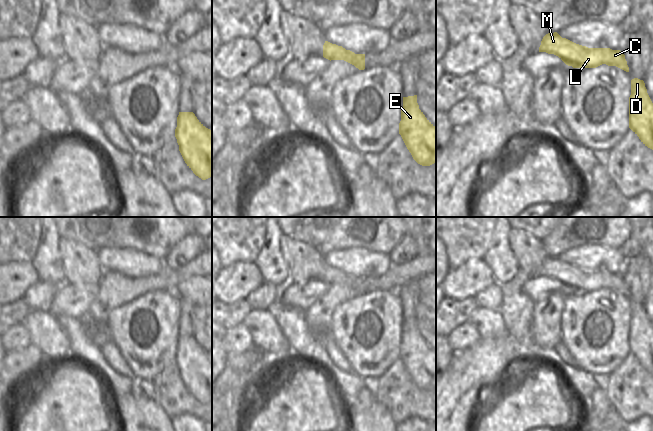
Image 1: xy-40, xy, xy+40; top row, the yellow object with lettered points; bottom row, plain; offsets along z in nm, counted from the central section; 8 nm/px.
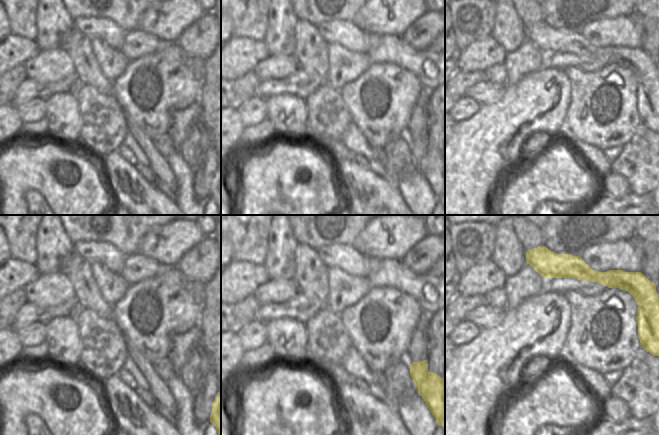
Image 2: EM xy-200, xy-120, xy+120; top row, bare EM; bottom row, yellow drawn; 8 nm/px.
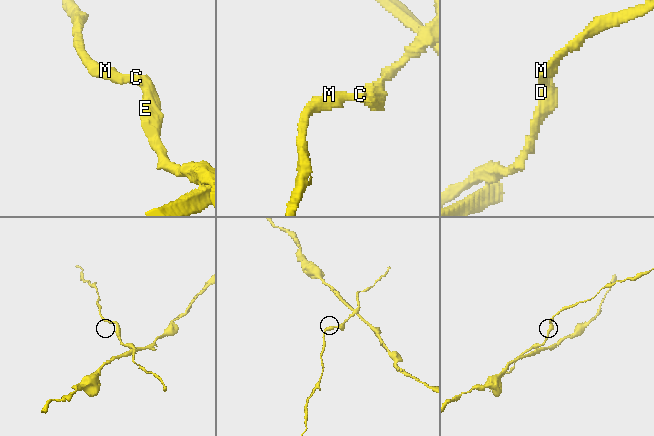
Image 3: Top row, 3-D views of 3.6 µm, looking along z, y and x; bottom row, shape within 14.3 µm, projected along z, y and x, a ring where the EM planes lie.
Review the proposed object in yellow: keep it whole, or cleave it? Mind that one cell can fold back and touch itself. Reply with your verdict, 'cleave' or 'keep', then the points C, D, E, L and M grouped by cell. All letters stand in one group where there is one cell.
cleave; groups C D E L / M

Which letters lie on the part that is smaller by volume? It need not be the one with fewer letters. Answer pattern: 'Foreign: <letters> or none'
Foreign: C, D, E, L

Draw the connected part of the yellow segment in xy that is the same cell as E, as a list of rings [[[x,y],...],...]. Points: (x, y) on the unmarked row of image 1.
[[[417,319],[403,321],[399,358],[418,388],[430,390],[436,386],[436,351],[419,333]]]

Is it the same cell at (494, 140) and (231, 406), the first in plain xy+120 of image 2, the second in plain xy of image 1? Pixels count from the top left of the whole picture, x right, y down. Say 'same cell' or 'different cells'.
same cell

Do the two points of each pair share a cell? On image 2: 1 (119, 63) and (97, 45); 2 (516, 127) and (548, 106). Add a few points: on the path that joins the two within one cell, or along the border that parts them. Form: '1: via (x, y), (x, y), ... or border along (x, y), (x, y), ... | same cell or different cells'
1: via (114, 60), (102, 50) | same cell
2: via (524, 119), (537, 106), (540, 106) | same cell

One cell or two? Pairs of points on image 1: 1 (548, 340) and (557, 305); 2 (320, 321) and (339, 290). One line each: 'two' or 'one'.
1: one
2: one

